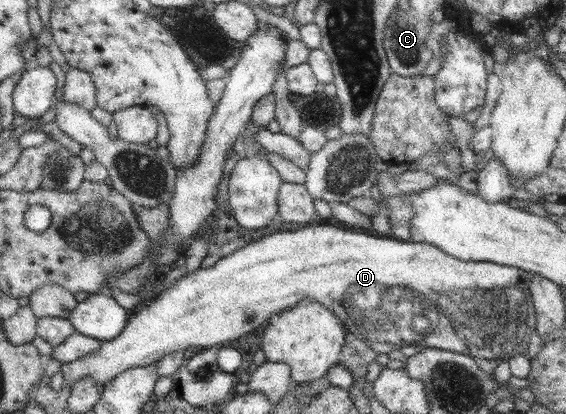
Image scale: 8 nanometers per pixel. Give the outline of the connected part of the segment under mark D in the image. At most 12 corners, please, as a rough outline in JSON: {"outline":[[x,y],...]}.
{"outline":[[332,222],[166,286],[63,386],[103,385],[318,301],[375,354],[497,383],[530,272]]}

